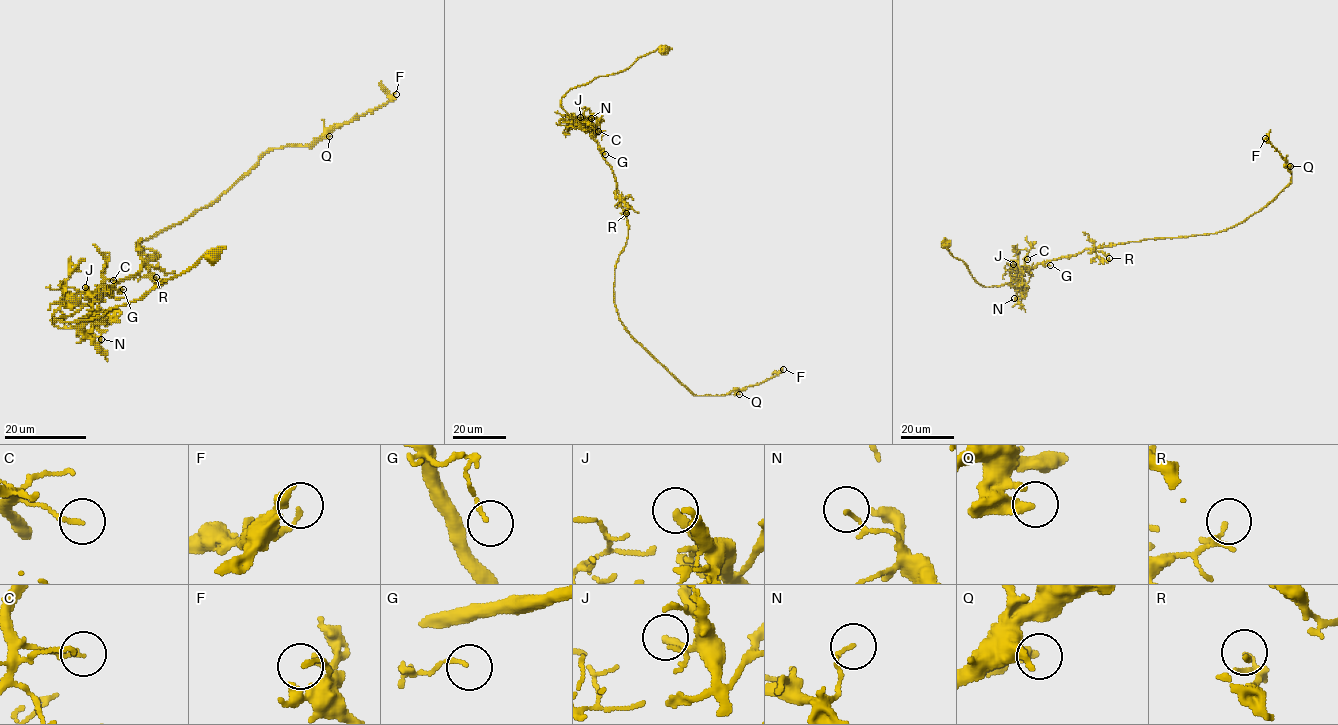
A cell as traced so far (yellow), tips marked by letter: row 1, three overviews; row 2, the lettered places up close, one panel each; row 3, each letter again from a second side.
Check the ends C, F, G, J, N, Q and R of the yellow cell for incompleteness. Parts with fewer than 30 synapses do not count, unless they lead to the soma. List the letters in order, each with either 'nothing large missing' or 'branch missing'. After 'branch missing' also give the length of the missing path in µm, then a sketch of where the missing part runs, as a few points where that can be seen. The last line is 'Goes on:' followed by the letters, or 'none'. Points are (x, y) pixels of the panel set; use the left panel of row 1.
C: nothing large missing
F: nothing large missing
G: nothing large missing
J: branch missing; missing 15 µm; course (85, 287), (69, 276), (64, 266), (66, 262), (60, 257)
N: nothing large missing
Q: nothing large missing
R: nothing large missing
Goes on: J

